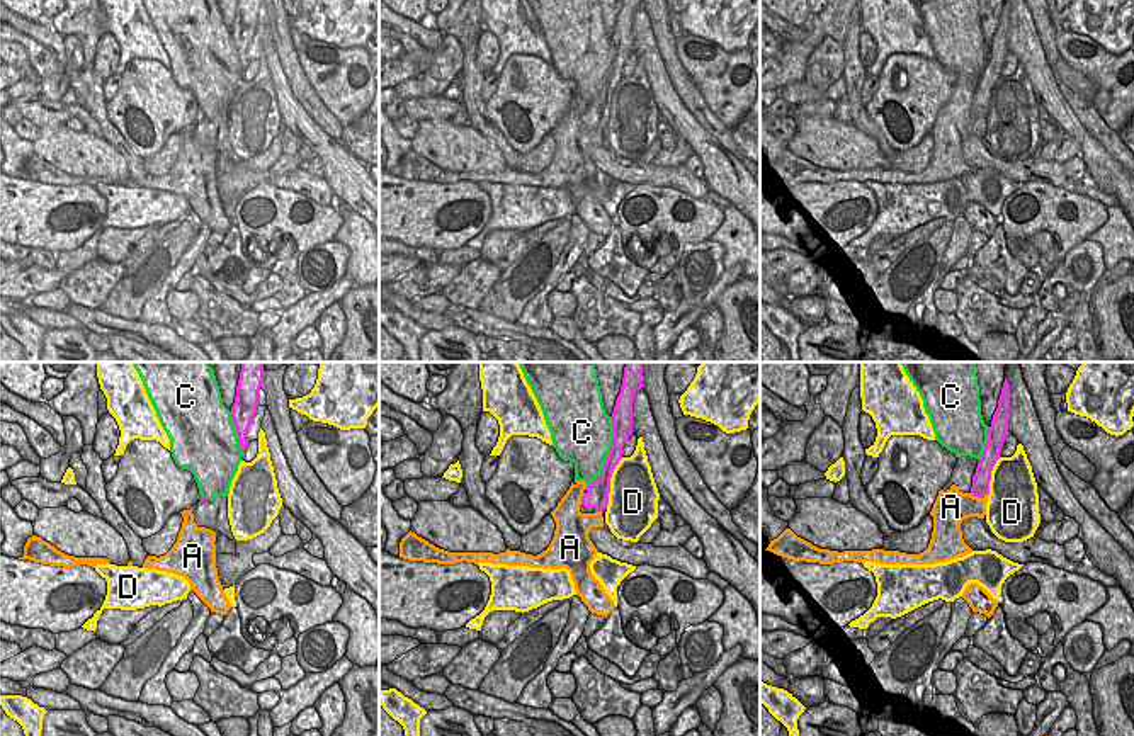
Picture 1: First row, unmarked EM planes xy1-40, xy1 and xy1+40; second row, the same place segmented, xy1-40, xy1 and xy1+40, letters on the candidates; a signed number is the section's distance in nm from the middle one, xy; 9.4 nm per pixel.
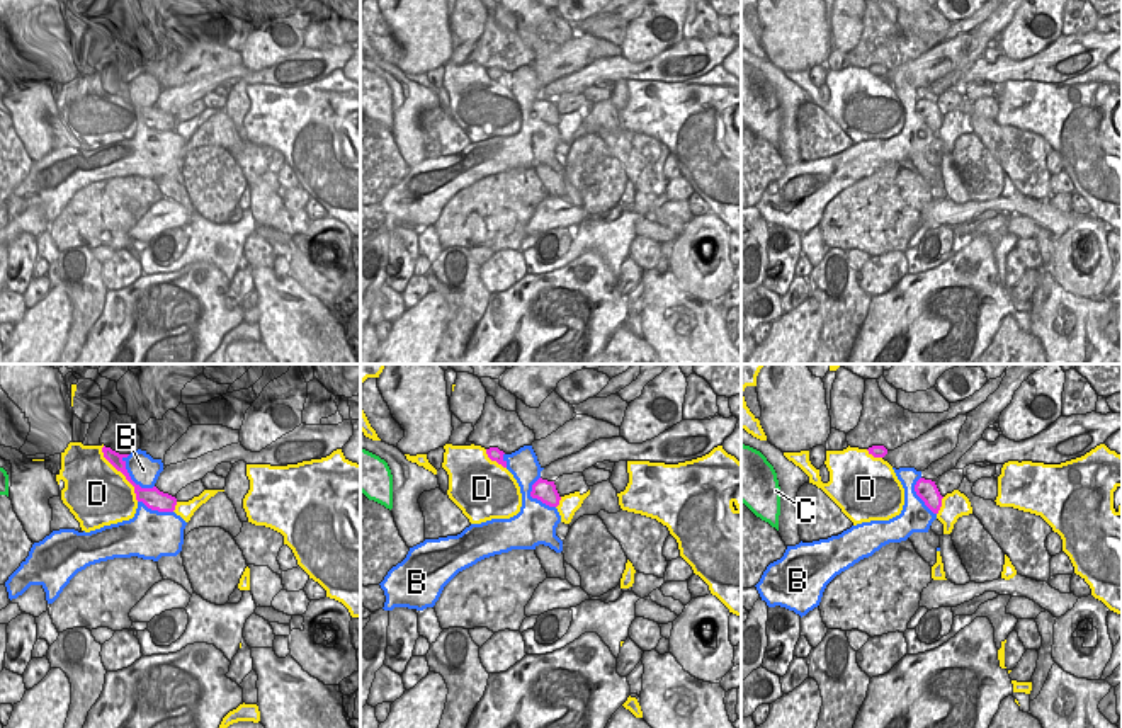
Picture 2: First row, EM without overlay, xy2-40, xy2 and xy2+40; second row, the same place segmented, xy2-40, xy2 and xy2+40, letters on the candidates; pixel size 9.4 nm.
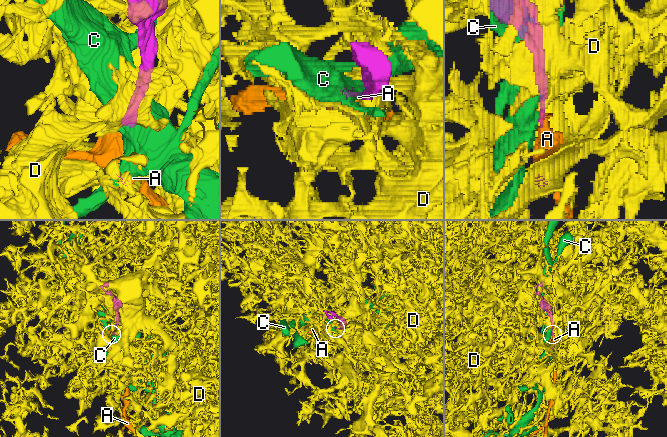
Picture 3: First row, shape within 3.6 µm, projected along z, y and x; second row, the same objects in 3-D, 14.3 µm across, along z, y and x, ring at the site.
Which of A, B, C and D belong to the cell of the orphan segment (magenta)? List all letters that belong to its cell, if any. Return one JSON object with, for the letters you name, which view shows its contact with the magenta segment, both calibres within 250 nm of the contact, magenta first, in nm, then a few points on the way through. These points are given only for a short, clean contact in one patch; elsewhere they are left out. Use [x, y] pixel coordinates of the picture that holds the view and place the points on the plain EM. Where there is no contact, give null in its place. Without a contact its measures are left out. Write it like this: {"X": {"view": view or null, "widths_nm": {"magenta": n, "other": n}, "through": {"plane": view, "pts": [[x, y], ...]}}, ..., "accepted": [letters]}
{"accepted": []}

